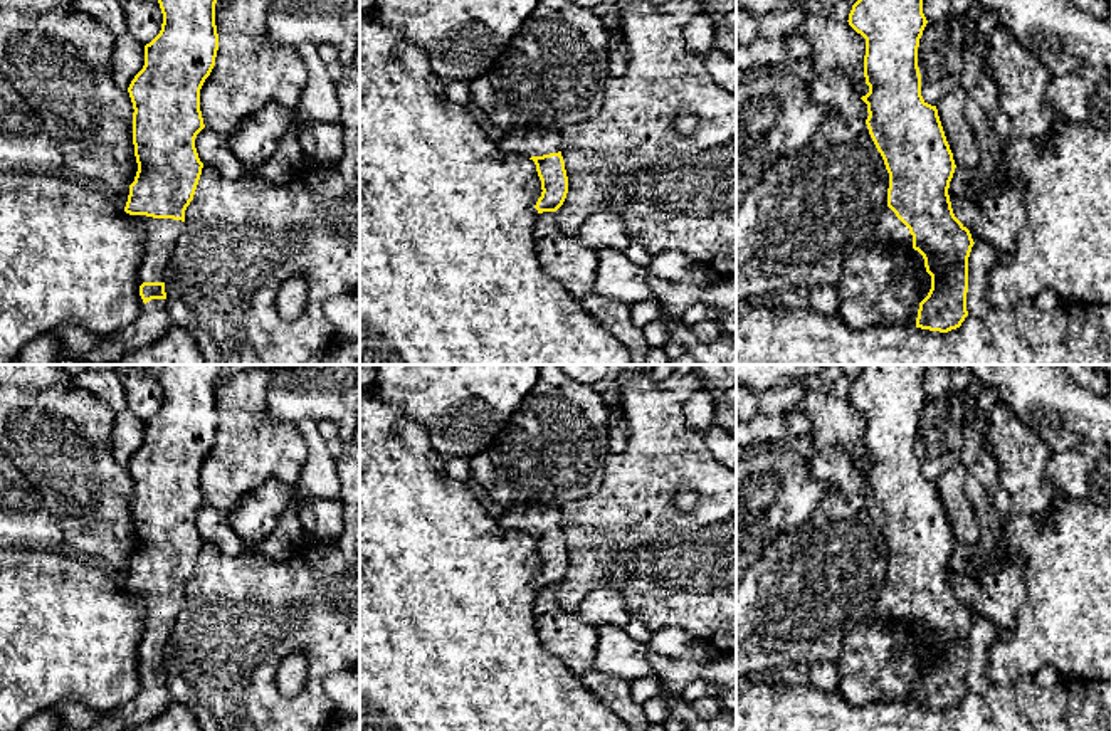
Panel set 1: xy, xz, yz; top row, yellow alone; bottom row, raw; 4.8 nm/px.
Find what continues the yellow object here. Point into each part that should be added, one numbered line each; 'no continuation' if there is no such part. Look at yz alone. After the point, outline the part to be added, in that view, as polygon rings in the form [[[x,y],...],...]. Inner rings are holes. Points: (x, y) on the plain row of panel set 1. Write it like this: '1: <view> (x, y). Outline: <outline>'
1: yz (889, 605). Outline: [[[886,581],[877,598],[872,615],[882,622],[896,620],[904,625],[913,625],[913,612],[909,605]]]

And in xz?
1: xz (528, 520). Outline: [[[524,506],[503,511],[498,521],[508,529],[531,534],[561,528],[561,513],[551,506]]]

